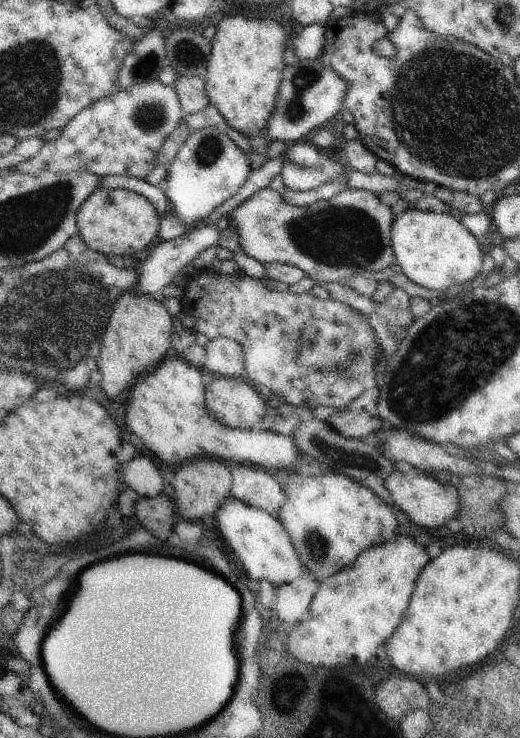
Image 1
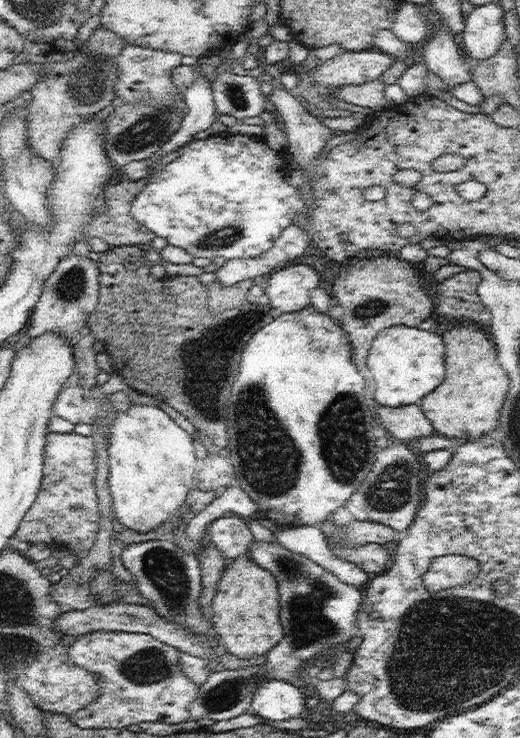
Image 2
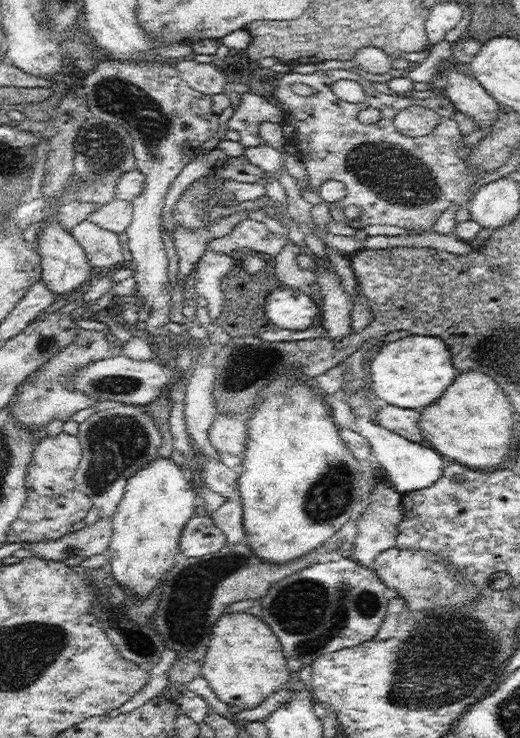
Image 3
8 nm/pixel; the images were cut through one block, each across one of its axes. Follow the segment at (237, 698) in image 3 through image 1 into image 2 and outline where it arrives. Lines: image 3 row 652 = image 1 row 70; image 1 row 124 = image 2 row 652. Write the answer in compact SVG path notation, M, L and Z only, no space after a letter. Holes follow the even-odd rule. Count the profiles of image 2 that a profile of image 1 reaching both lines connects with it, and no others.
M248 554L228 561L209 613L212 632L218 636L223 651L241 659L265 656L285 637L279 619L279 588L275 576L254 562Z

